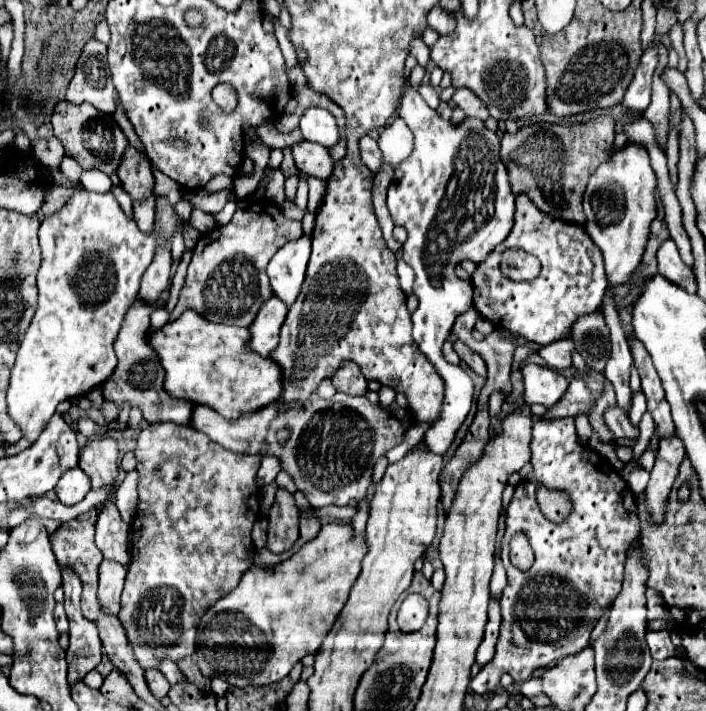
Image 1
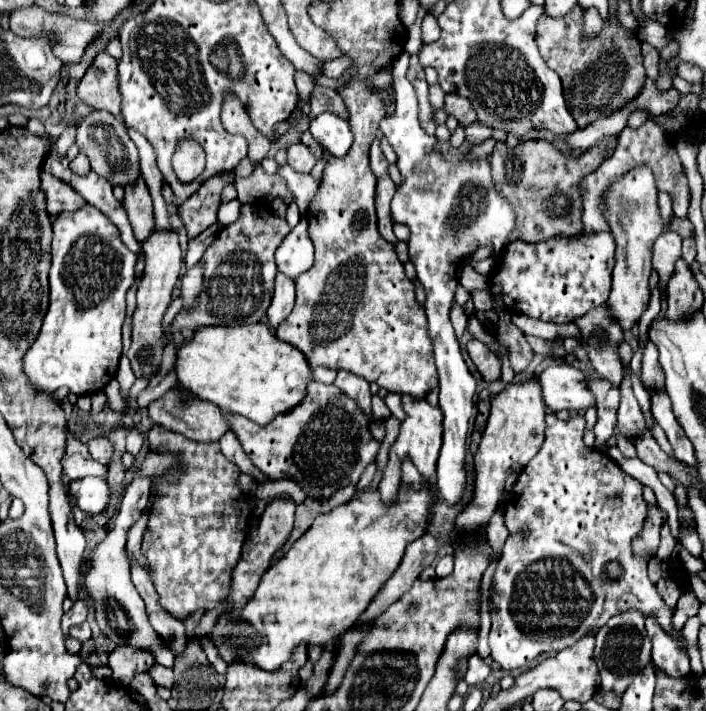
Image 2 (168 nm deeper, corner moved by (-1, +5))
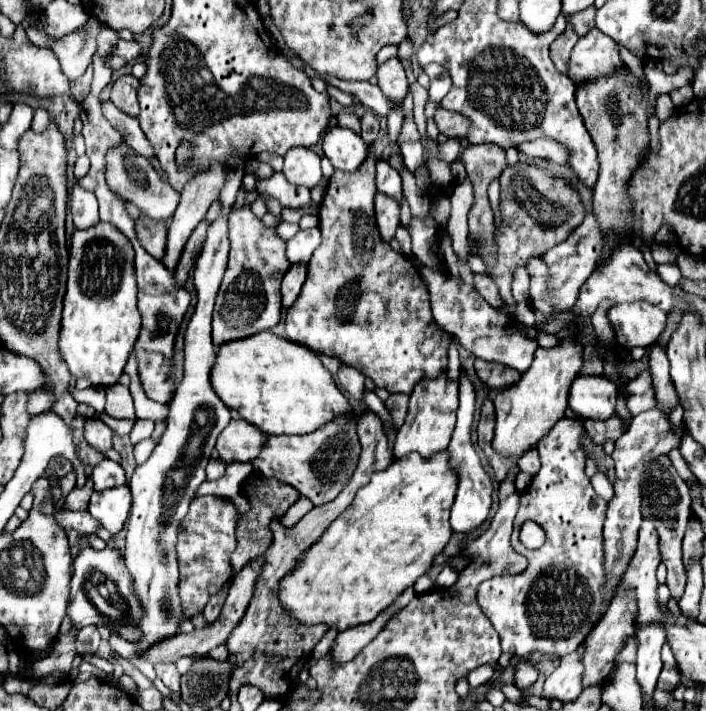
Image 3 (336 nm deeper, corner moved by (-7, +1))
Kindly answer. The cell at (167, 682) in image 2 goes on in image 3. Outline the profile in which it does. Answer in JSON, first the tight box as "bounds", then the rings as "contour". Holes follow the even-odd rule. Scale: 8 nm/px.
{"bounds":[156,664,180,692],"contour":[[[158,664],[156,672],[160,680],[166,684],[166,688],[170,688],[172,692],[180,692],[180,674],[174,664]]]}

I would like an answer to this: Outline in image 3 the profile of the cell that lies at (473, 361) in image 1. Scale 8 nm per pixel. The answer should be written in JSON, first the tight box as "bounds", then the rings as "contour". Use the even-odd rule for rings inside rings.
{"bounds":[476,360,520,390],"contour":[[[476,360],[476,374],[478,378],[494,388],[494,390],[504,390],[512,384],[516,384],[516,380],[520,380],[520,372],[504,366],[504,364],[496,364],[496,362],[484,362],[484,360]]]}

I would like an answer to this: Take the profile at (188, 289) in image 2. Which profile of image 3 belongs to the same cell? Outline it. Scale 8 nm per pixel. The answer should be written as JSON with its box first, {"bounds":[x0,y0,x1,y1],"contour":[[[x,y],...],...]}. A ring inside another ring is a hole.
{"bounds":[124,152,246,654],"contour":[[[236,152],[224,160],[226,166],[226,182],[218,196],[222,206],[218,218],[208,226],[208,234],[204,246],[198,254],[194,266],[194,286],[196,286],[196,312],[188,324],[184,336],[184,380],[178,384],[176,394],[170,402],[170,416],[166,420],[166,432],[156,444],[152,456],[140,464],[130,480],[130,490],[134,496],[132,514],[128,520],[126,548],[124,560],[132,574],[132,588],[136,592],[136,600],[140,600],[142,618],[138,628],[142,630],[140,644],[136,646],[136,654],[144,654],[152,644],[160,640],[168,640],[180,634],[180,622],[186,618],[182,612],[180,596],[178,596],[178,560],[176,560],[176,536],[180,520],[184,520],[192,498],[196,496],[200,484],[206,480],[206,464],[214,452],[216,440],[224,426],[230,422],[230,408],[216,396],[210,384],[212,364],[216,364],[216,346],[212,344],[212,306],[216,300],[216,292],[220,288],[230,240],[228,240],[228,216],[236,202],[236,194],[242,186],[242,178],[246,174],[246,160],[240,160]]]}

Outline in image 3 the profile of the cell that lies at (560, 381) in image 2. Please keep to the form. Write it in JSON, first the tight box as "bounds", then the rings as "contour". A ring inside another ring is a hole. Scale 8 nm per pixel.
{"bounds":[570,376,618,420],"contour":[[[578,376],[570,388],[570,408],[592,420],[612,418],[616,398],[618,386],[606,376]]]}

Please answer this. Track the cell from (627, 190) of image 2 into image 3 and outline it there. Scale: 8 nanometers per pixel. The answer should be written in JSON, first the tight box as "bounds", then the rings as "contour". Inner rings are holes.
{"bounds":[610,302,666,348],"contour":[[[648,302],[616,304],[610,310],[610,322],[616,330],[618,344],[624,348],[648,348],[658,342],[666,328],[666,314]]]}

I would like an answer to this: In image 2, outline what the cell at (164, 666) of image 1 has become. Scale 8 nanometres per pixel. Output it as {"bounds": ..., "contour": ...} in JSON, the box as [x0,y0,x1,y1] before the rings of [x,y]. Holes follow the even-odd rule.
{"bounds":[84,478,174,666],"contour":[[[134,478],[124,494],[124,500],[118,510],[118,518],[114,522],[114,530],[108,532],[106,540],[90,554],[90,572],[84,578],[84,586],[88,588],[90,596],[96,602],[96,620],[98,626],[118,644],[128,644],[136,648],[150,648],[154,652],[156,662],[162,666],[174,664],[174,654],[168,646],[162,644],[160,636],[154,632],[154,628],[148,622],[144,600],[138,596],[132,580],[130,580],[130,560],[124,554],[126,546],[126,534],[130,526],[142,516],[142,510],[146,508],[150,498],[150,480],[148,478]]]}

